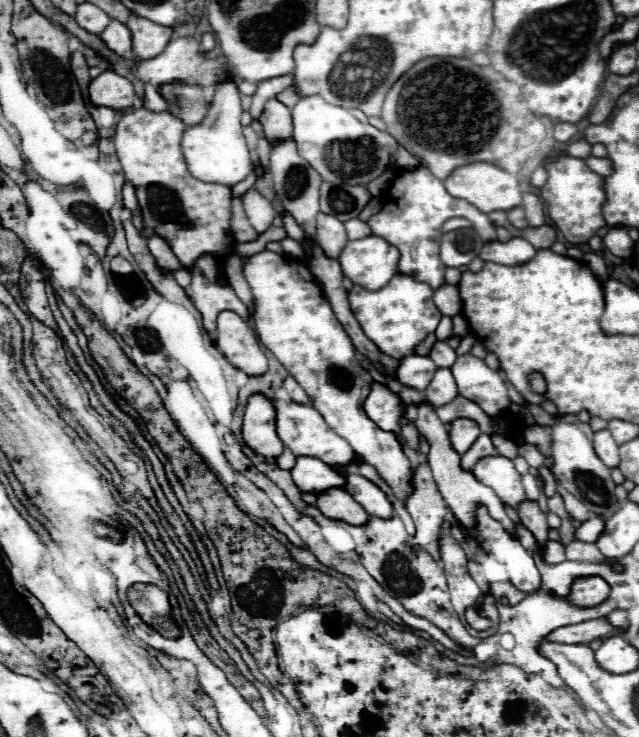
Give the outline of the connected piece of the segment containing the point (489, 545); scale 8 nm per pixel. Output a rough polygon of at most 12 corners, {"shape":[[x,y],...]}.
{"shape":[[477,506],[479,544],[505,564],[525,594],[541,588],[531,552],[485,506]]}

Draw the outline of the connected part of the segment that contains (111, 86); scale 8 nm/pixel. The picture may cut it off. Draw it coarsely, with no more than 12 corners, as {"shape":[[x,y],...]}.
{"shape":[[113,70],[91,80],[95,106],[129,110],[133,84]]}

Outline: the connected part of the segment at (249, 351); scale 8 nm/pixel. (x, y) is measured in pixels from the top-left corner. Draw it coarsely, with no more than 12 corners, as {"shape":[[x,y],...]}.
{"shape":[[235,312],[217,318],[217,348],[249,376],[267,368],[257,336]]}

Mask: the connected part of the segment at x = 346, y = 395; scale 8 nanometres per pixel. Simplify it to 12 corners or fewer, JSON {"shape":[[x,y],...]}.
{"shape":[[241,258],[259,340],[399,500],[415,470],[301,260]]}

